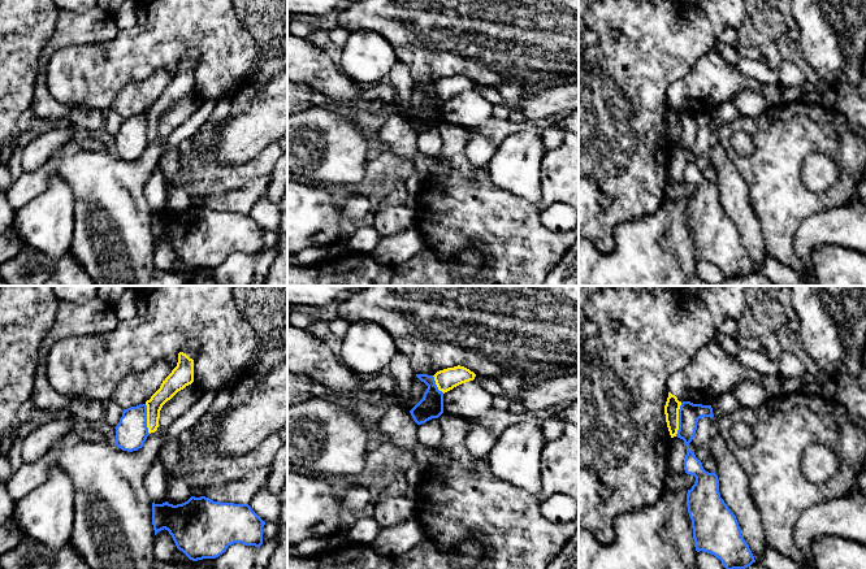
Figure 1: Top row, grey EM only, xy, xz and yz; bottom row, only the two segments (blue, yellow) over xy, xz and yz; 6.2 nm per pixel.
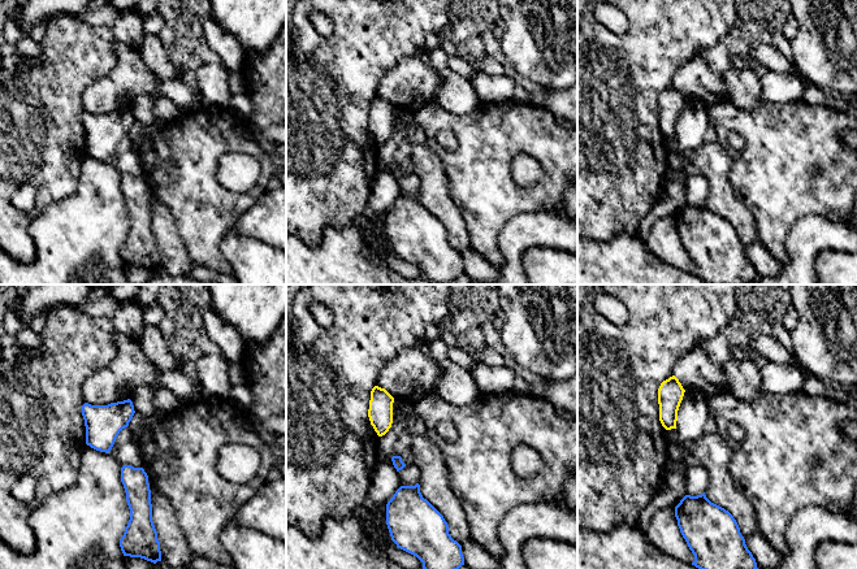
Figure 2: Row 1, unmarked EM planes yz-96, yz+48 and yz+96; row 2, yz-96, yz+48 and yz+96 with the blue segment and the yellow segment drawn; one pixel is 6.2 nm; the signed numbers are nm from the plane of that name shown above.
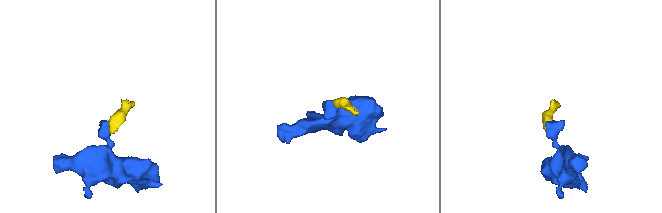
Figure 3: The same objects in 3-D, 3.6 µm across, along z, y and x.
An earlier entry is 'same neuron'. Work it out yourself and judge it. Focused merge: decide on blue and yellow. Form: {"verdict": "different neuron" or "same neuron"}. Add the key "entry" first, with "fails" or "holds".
{"entry": "fails", "verdict": "different neuron"}

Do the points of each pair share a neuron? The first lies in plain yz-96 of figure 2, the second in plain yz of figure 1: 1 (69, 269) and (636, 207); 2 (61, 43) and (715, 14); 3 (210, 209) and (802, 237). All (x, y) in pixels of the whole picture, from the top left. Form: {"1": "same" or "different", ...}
{"1": "different", "2": "same", "3": "different"}

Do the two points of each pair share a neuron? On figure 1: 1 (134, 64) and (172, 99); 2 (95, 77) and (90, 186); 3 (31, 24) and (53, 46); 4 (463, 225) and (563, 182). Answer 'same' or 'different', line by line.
1: different
2: different
3: different
4: same

